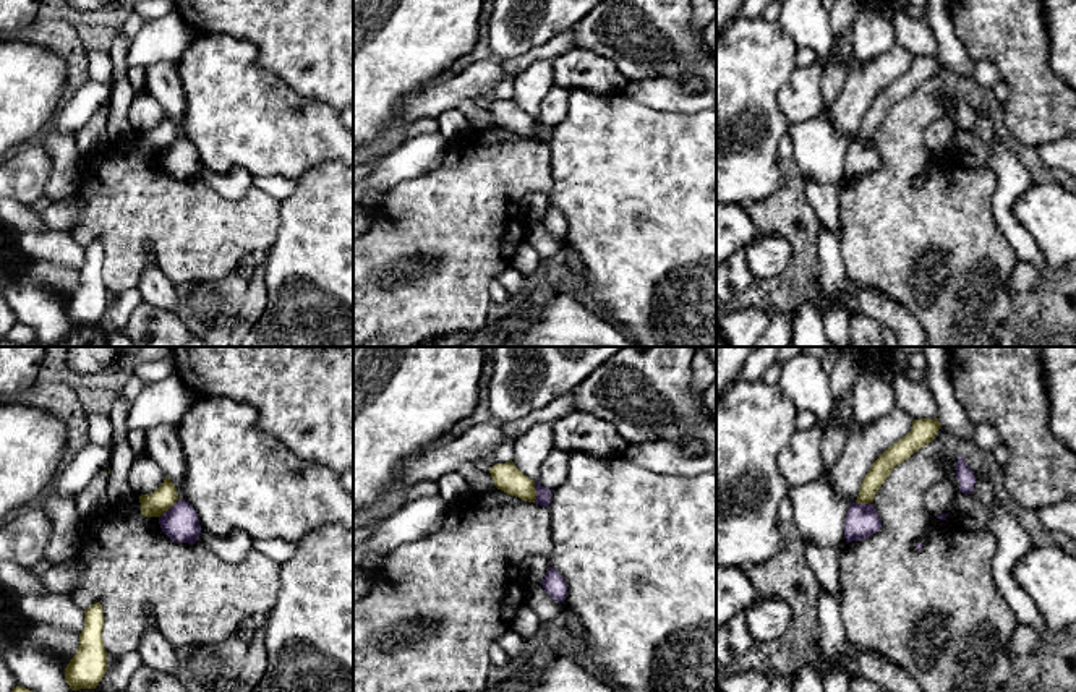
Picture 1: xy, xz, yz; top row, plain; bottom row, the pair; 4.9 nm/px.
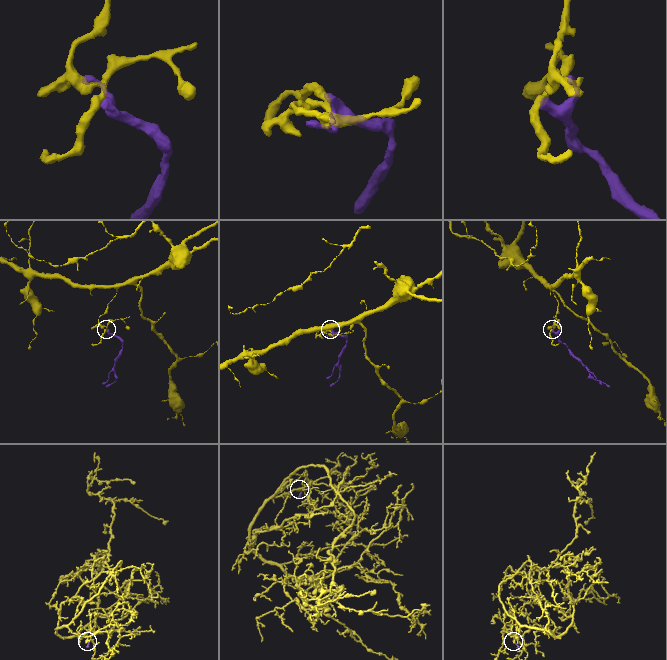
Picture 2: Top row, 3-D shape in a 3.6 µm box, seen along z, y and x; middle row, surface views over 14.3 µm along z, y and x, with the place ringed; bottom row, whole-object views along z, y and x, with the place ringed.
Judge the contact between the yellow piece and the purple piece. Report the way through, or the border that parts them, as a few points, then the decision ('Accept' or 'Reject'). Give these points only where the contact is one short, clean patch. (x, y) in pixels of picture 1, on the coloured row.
Boundary: xz (533, 482), (535, 501). Reject

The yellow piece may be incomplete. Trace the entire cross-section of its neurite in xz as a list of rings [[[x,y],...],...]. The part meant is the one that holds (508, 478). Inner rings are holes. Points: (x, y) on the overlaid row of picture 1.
[[[512,460],[493,465],[489,473],[497,489],[523,501],[535,502],[535,481],[523,475]]]

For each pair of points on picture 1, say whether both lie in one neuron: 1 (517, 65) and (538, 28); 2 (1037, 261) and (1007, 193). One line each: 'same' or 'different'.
1: different
2: same

